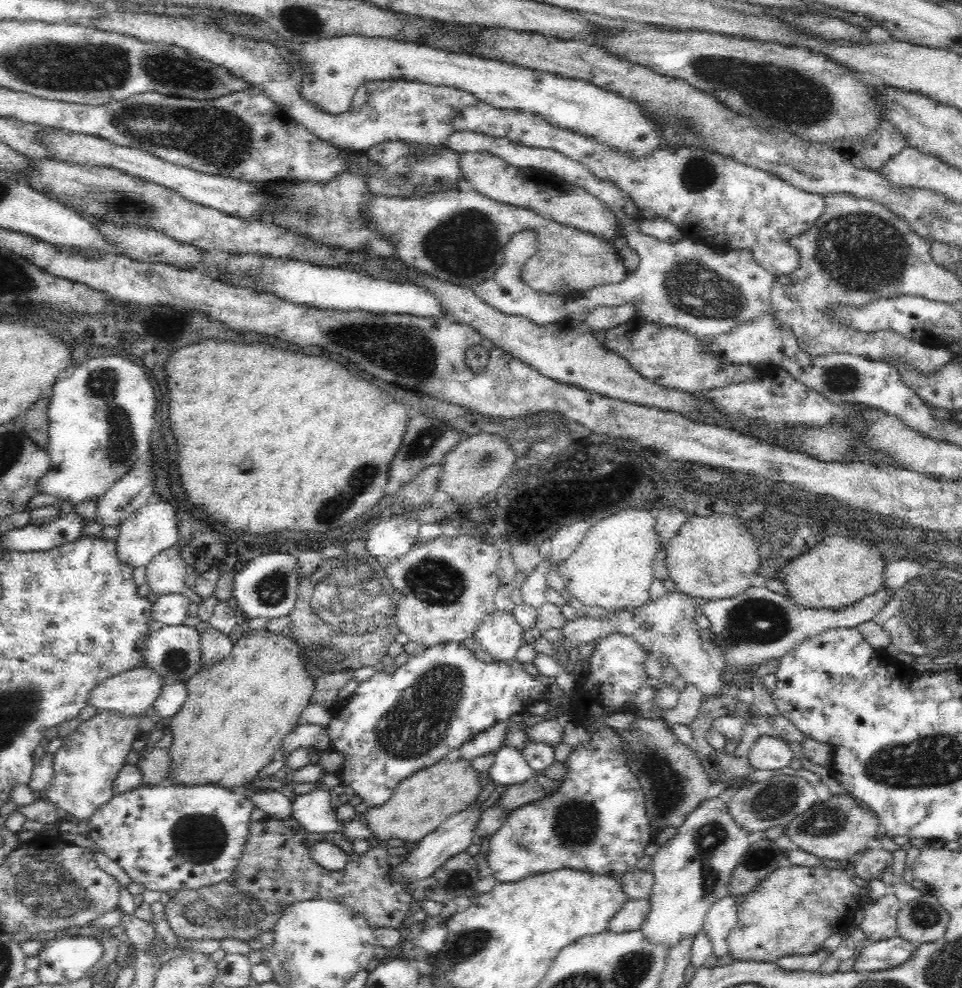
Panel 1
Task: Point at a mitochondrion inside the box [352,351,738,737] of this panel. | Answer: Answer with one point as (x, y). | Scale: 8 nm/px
(434, 581)

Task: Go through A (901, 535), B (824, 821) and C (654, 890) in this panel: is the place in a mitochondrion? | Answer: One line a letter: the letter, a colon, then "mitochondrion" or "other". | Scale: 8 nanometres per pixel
A: other
B: mitochondrion
C: other

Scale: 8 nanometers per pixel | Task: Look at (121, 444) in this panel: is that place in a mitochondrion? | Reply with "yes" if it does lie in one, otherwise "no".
yes

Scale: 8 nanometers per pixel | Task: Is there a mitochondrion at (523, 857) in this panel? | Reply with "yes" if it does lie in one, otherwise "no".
no

